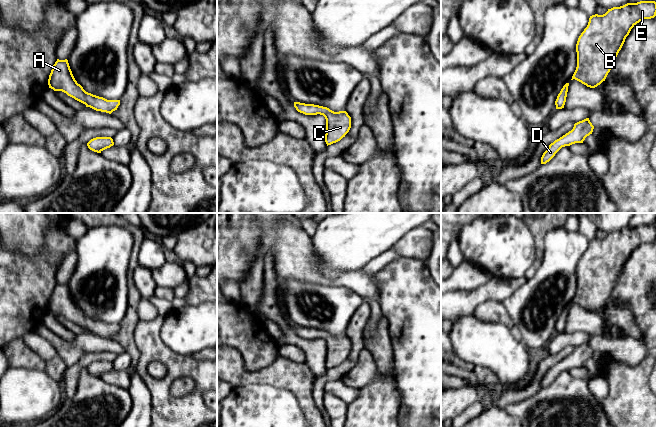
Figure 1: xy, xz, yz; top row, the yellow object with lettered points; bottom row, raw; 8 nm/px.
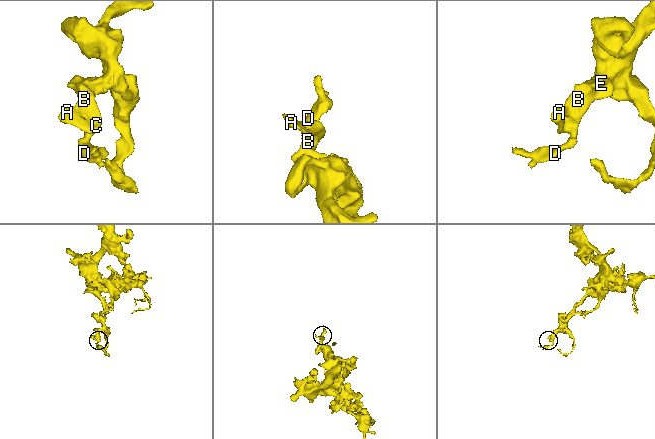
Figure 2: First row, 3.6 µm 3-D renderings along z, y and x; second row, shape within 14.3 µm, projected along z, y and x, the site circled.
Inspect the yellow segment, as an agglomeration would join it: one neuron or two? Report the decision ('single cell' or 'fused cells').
single cell

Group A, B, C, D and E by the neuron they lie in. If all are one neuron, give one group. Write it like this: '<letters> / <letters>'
A B C D E

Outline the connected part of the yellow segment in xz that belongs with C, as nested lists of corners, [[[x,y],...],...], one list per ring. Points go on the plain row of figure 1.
[[[294,326],[294,331],[305,339],[323,339],[326,343],[325,366],[328,369],[340,365],[351,352],[351,341],[346,335],[334,336],[327,331]]]

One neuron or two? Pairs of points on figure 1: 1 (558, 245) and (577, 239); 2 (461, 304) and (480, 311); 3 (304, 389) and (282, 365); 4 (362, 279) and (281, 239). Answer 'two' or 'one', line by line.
1: one
2: two
3: one
4: one

